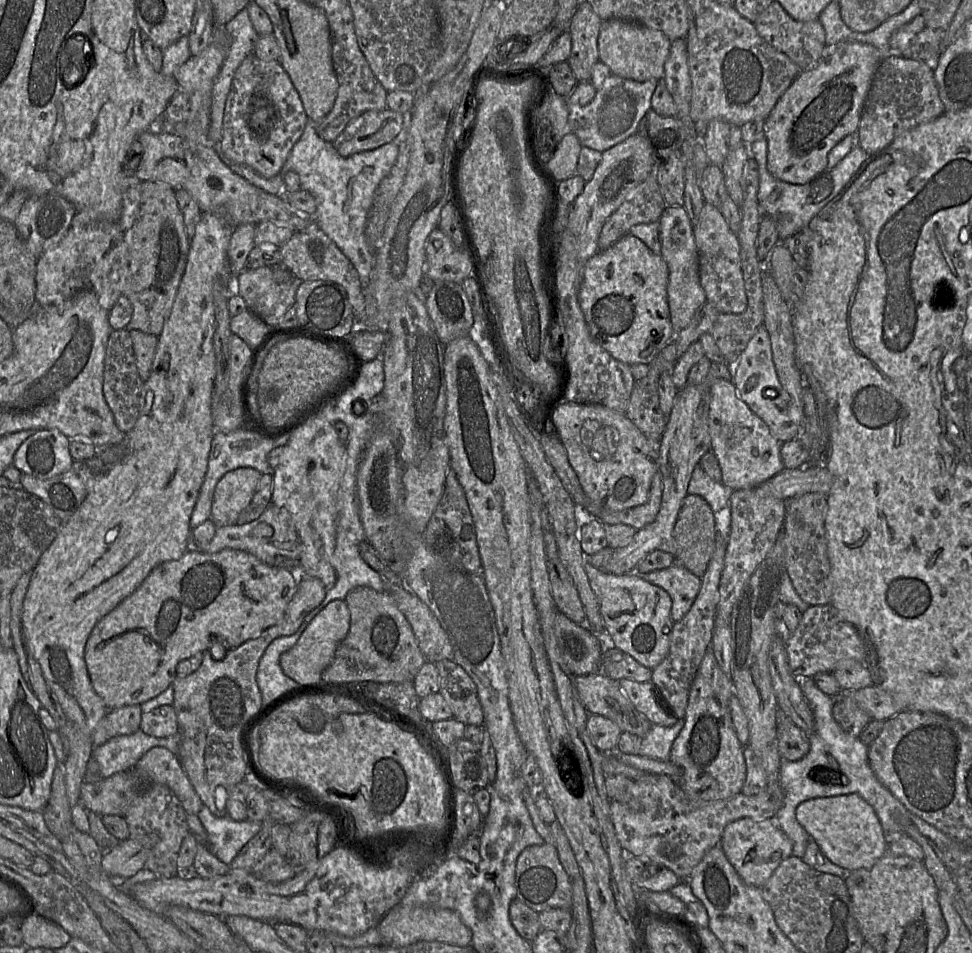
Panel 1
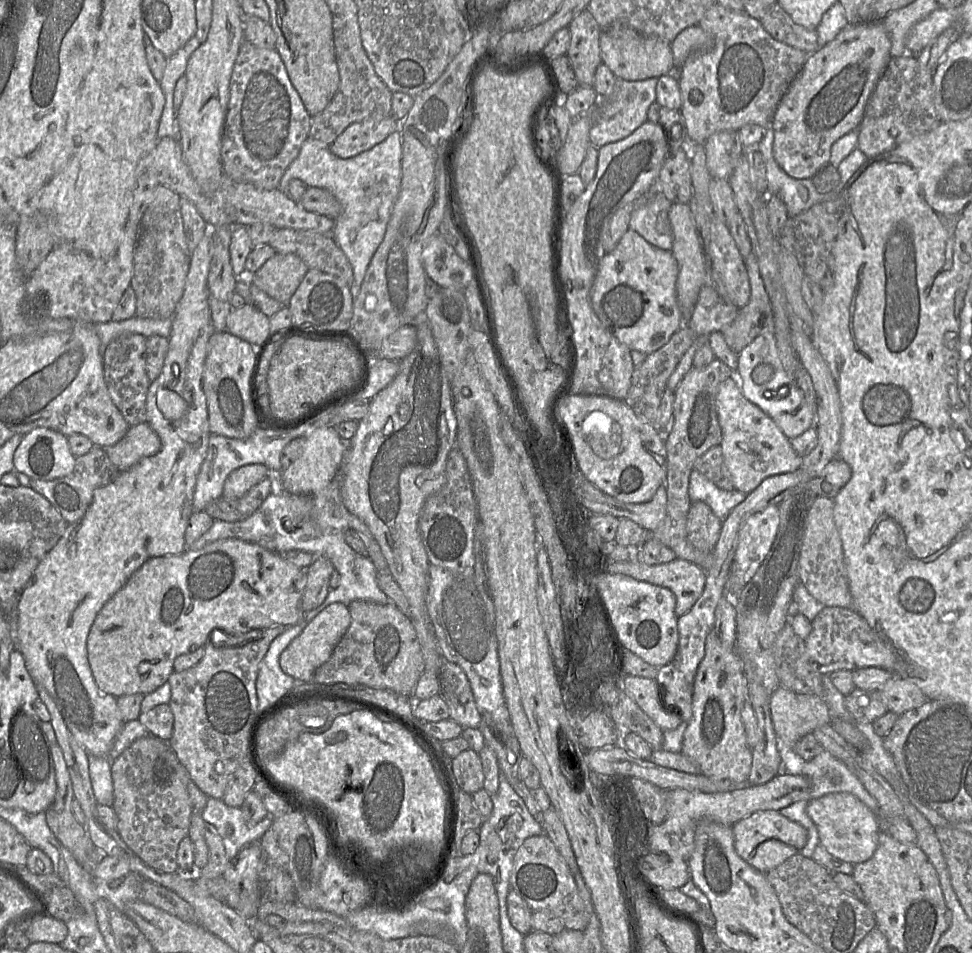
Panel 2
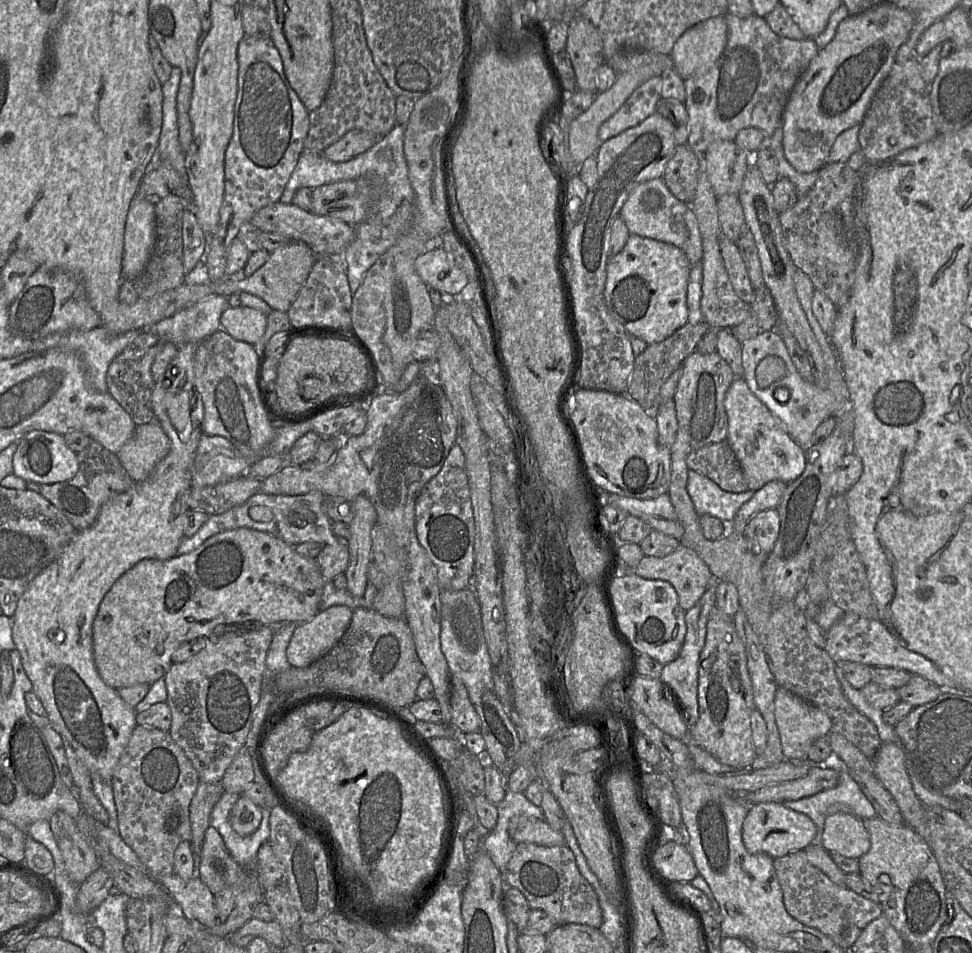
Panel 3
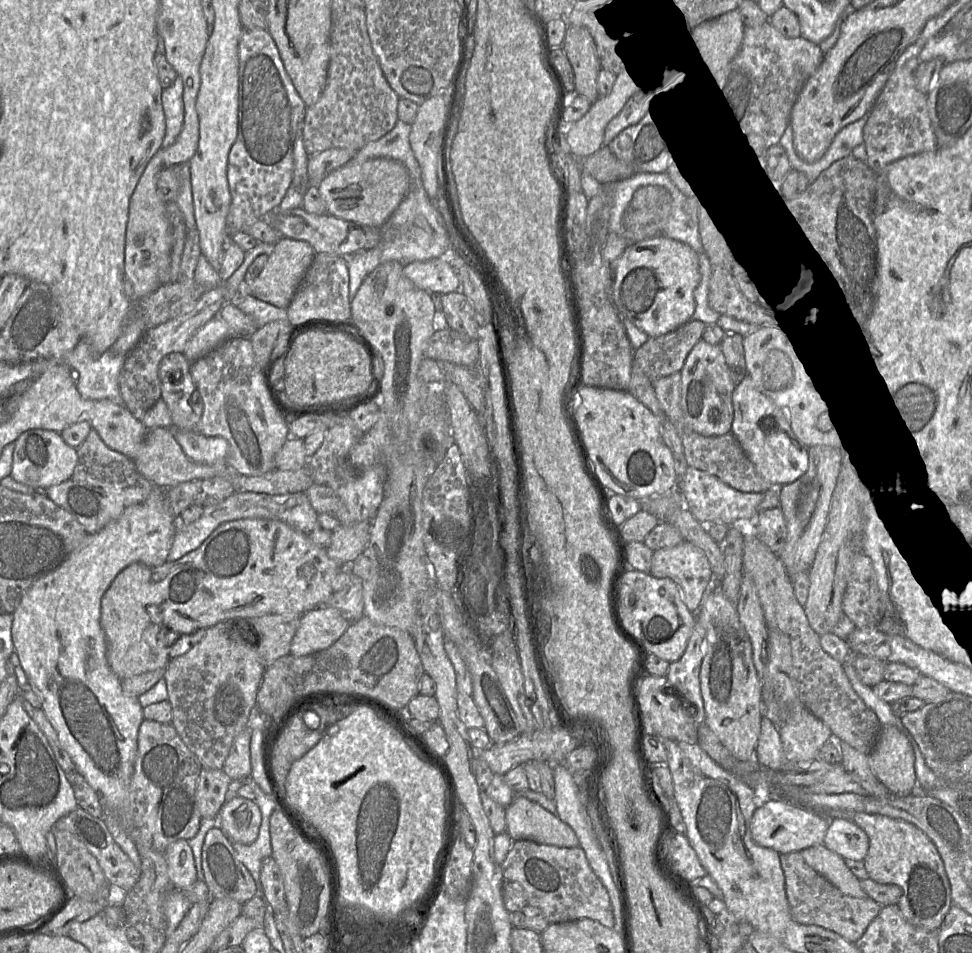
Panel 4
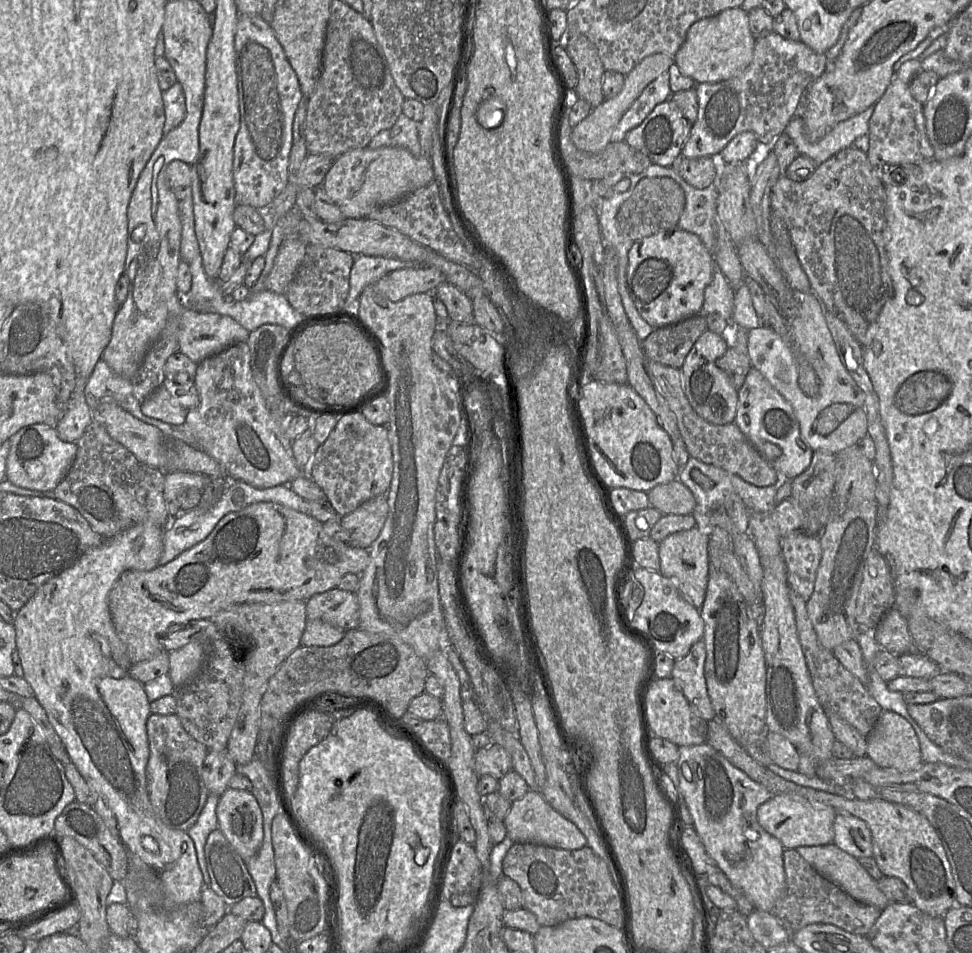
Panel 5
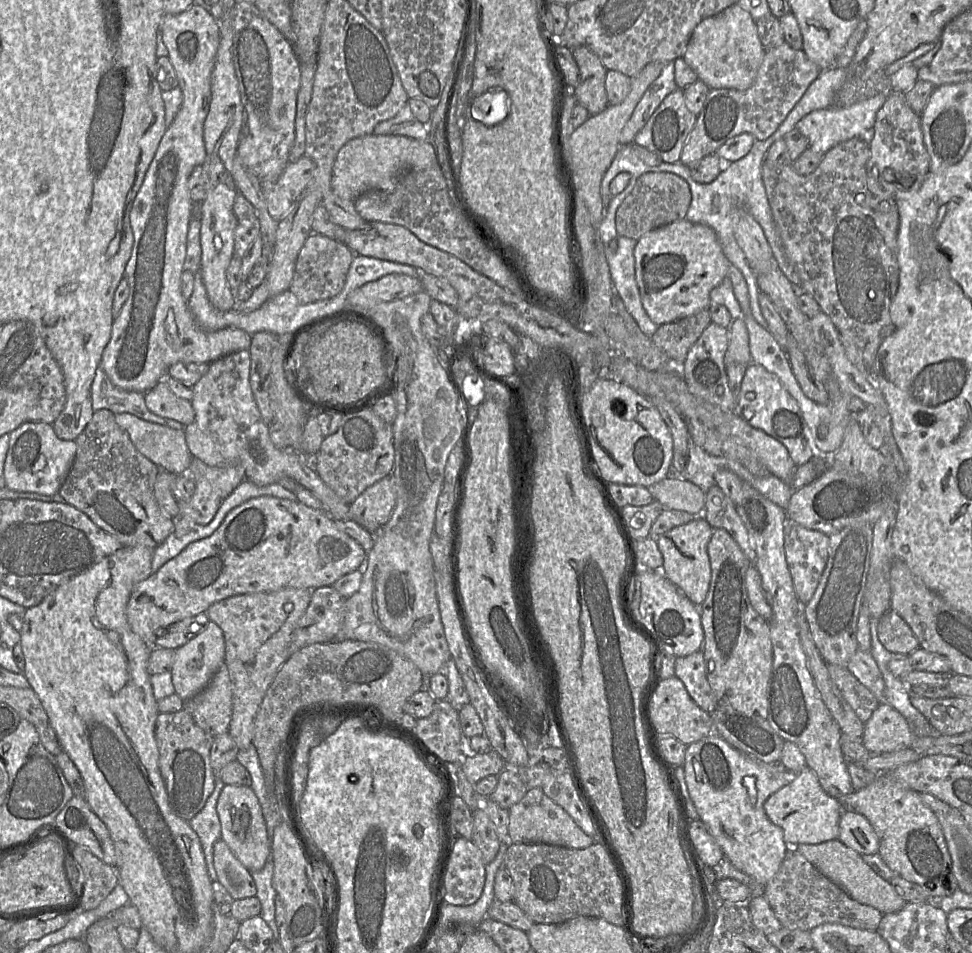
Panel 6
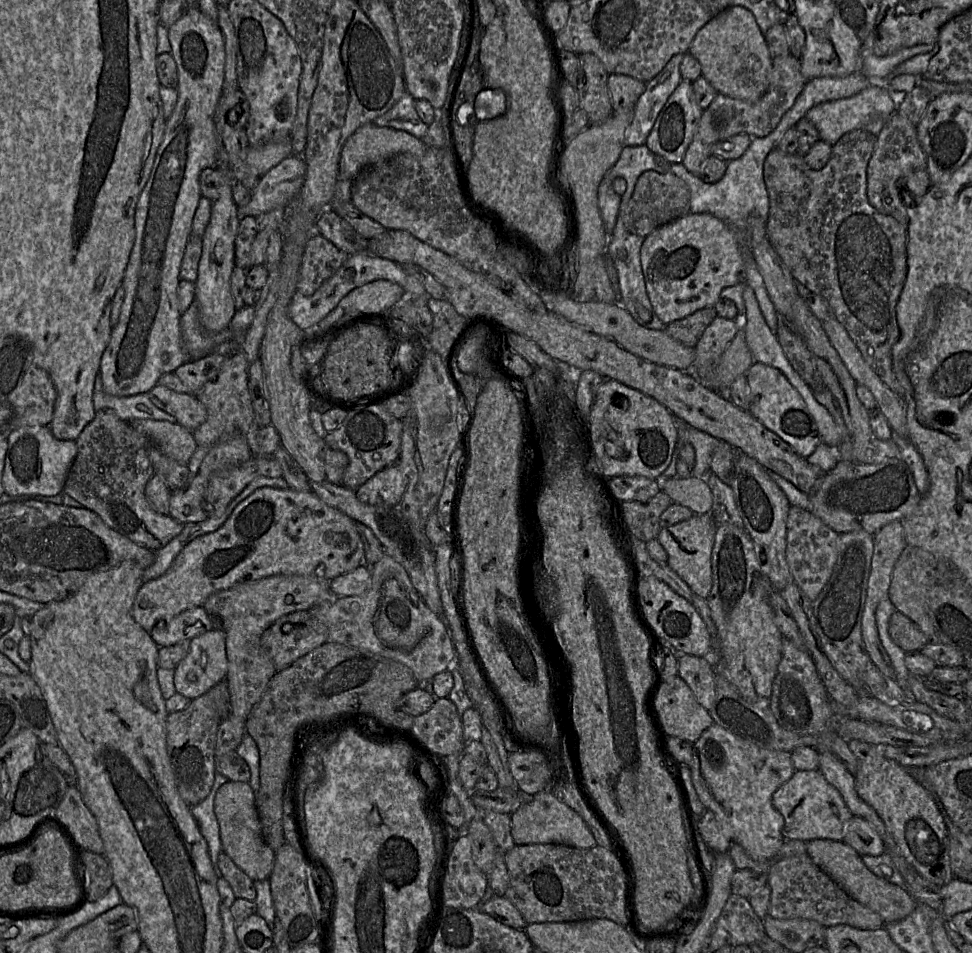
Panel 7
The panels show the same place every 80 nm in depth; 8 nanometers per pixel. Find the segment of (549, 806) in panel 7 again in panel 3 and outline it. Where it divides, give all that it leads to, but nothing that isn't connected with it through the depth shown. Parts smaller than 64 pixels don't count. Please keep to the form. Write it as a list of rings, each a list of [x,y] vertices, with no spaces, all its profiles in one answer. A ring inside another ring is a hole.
[[[517,815],[508,824],[510,837],[518,844],[523,842],[542,846],[565,845],[561,831],[553,830],[544,819]]]

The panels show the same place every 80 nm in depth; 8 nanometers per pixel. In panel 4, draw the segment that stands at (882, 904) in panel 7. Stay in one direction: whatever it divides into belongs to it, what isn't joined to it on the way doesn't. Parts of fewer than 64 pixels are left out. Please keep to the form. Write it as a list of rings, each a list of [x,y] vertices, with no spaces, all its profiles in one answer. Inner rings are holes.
[[[824,844],[805,848],[800,852],[812,869],[824,876],[843,893],[856,898],[868,897],[861,888],[860,879],[848,868],[845,859]]]

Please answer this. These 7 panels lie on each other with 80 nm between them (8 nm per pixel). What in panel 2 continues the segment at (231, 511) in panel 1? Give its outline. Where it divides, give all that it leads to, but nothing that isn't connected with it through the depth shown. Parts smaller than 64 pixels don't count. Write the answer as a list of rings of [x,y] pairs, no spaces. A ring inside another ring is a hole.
[[[263,464],[241,466],[226,478],[221,497],[225,500],[239,499],[263,478],[271,475],[270,470]]]

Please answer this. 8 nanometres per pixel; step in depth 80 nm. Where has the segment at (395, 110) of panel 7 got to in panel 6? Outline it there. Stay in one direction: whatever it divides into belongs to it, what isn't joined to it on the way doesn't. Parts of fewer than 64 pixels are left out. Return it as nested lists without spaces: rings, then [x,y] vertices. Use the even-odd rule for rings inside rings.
[[[408,103],[393,118],[379,122],[373,133],[375,135],[402,135],[421,141],[428,140],[427,124],[416,119]]]

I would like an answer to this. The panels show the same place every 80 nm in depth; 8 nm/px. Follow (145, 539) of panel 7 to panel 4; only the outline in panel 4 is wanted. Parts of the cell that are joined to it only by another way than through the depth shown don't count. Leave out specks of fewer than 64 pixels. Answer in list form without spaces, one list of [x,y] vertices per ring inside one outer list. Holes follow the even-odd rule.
[[[92,428],[84,442],[77,448],[77,456],[78,461],[72,476],[66,481],[47,488],[46,496],[69,512],[88,534],[100,531],[119,518],[126,508],[143,503],[156,488],[160,488],[140,474],[131,458],[110,449]]]

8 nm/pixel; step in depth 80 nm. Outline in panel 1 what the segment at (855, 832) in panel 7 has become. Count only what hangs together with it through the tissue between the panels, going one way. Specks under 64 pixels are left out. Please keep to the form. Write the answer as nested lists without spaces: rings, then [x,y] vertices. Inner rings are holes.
[[[857,793],[806,800],[798,805],[796,819],[831,862],[849,871],[870,868],[887,852],[874,808]]]

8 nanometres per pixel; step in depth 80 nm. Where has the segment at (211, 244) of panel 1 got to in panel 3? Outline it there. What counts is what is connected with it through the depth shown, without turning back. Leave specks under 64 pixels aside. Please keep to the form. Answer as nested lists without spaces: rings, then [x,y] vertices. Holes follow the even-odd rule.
[[[187,342],[177,345],[176,356],[168,365],[163,379],[156,382],[152,390],[154,417],[170,439],[169,453],[155,466],[145,481],[135,482],[132,488],[110,499],[101,507],[90,527],[76,532],[61,553],[30,582],[12,617],[15,649],[20,653],[22,666],[33,686],[32,691],[42,702],[50,725],[70,744],[90,773],[110,780],[138,725],[137,712],[119,696],[118,690],[109,687],[101,679],[94,663],[92,625],[103,597],[123,573],[143,559],[173,558],[177,555],[178,546],[184,537],[188,496],[192,484],[192,465],[203,434],[205,415],[201,394],[195,386],[194,355],[197,344]],[[168,382],[175,383],[176,390],[187,391],[190,395],[190,418],[194,432],[188,441],[181,440],[180,431],[170,423],[166,407],[161,404],[160,385],[163,384],[166,388]]]

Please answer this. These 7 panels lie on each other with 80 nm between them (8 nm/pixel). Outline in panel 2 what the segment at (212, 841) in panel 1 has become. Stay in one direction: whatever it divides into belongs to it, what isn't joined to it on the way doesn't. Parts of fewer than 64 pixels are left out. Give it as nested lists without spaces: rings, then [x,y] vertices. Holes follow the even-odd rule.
[[[208,798],[201,814],[206,823],[216,828],[229,861],[232,861],[246,845],[259,841],[273,822],[273,817],[268,812],[268,816],[262,821],[248,826],[242,810],[227,806],[223,799]]]

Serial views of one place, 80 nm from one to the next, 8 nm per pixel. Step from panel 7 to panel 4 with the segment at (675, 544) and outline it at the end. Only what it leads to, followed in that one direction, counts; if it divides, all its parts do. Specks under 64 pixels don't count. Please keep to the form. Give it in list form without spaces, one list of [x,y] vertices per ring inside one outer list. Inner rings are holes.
[[[684,540],[675,546],[655,550],[649,573],[658,578],[672,579],[681,592],[683,602],[693,612],[698,612],[703,592],[712,576],[705,552],[695,544]]]

